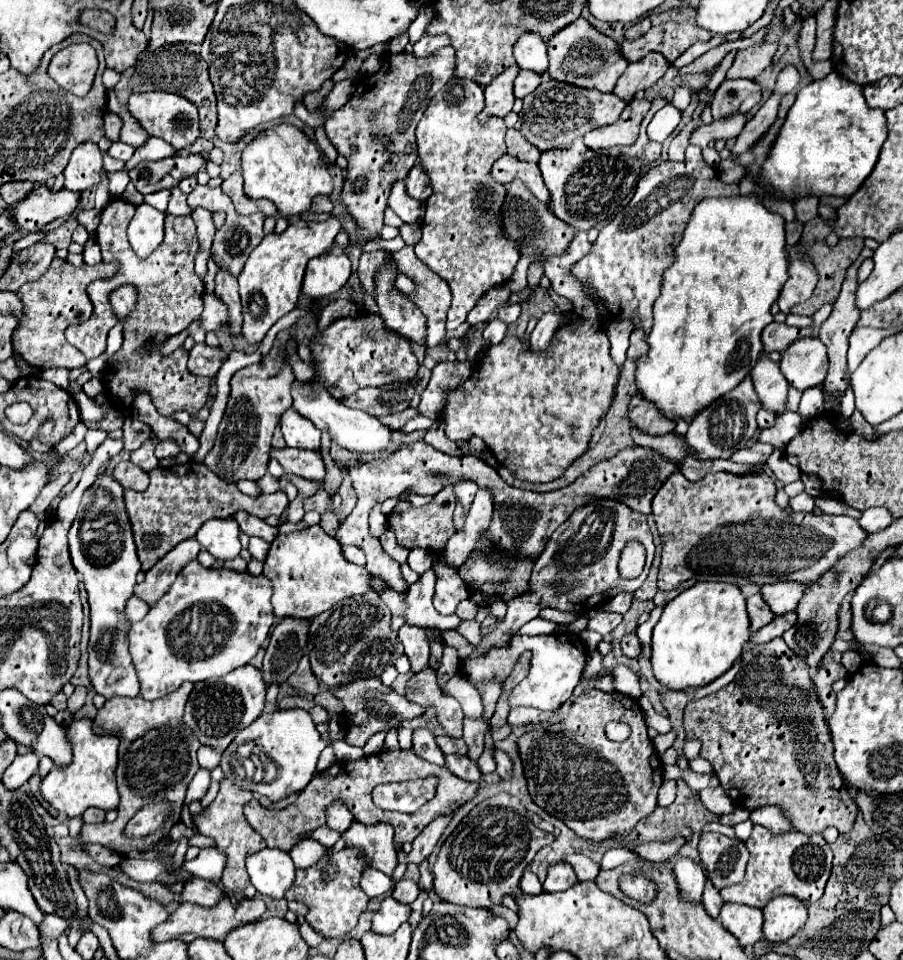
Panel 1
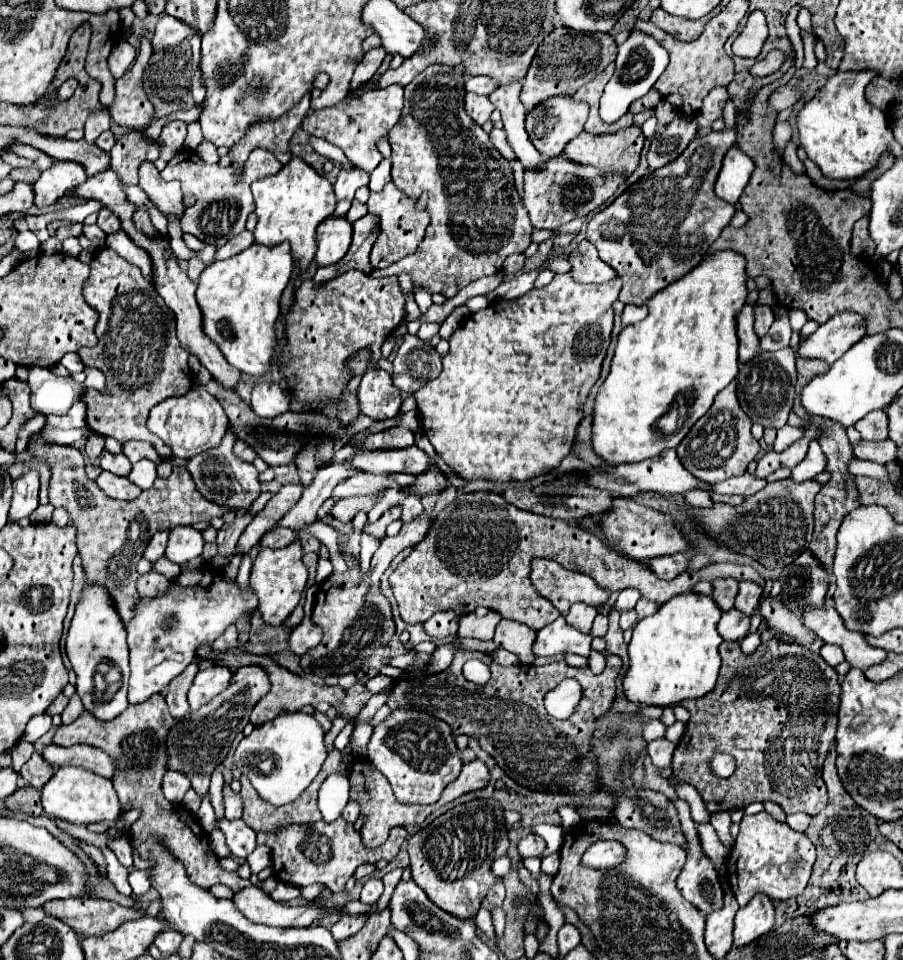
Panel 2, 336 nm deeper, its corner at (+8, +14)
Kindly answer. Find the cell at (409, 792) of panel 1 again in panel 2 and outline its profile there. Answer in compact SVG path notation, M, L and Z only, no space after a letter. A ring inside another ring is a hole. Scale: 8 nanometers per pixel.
M394 709L388 719L374 727L368 743L368 761L372 761L372 765L384 773L400 803L418 805L438 801L444 787L460 775L462 767L452 729L444 721L414 709Z

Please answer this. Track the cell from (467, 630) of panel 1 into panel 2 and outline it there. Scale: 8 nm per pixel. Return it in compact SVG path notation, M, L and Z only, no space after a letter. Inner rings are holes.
M414 651L398 655L394 658L391 658L388 662L388 665L404 670L407 669L409 666L412 666L416 657L419 655L420 653Z

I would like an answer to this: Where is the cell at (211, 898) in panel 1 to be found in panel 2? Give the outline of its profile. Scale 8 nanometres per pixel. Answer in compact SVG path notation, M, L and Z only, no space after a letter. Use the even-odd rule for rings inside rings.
M246 887L240 893L234 893L234 905L242 915L254 923L274 925L274 927L310 927L330 913L346 915L344 909L326 909L324 905L282 905L270 899L260 887Z

